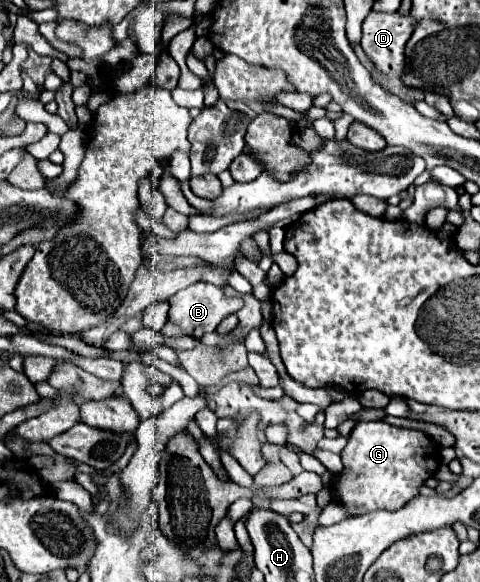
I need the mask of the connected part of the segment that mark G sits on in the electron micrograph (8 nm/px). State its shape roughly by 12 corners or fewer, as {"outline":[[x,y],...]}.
{"outline":[[350,431],[336,499],[350,515],[394,511],[440,465],[422,431]]}

